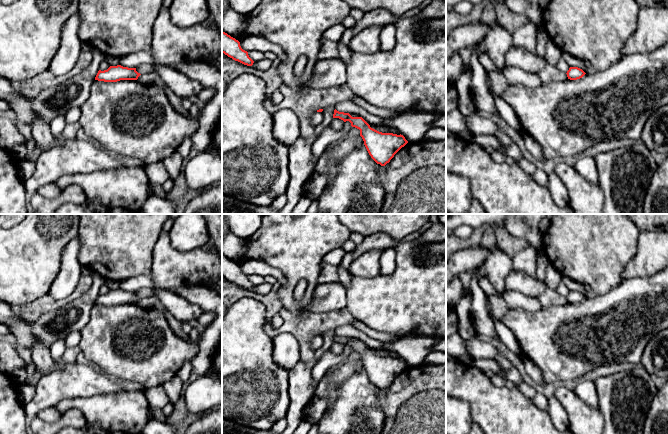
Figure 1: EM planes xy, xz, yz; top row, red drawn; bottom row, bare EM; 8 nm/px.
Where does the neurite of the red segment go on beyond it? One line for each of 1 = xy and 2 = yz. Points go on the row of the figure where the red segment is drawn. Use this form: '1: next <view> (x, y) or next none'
1: next none
2: next none

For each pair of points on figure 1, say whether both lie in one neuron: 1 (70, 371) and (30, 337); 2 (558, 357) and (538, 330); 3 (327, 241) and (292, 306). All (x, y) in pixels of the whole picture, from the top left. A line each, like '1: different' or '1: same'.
1: different
2: same
3: same

